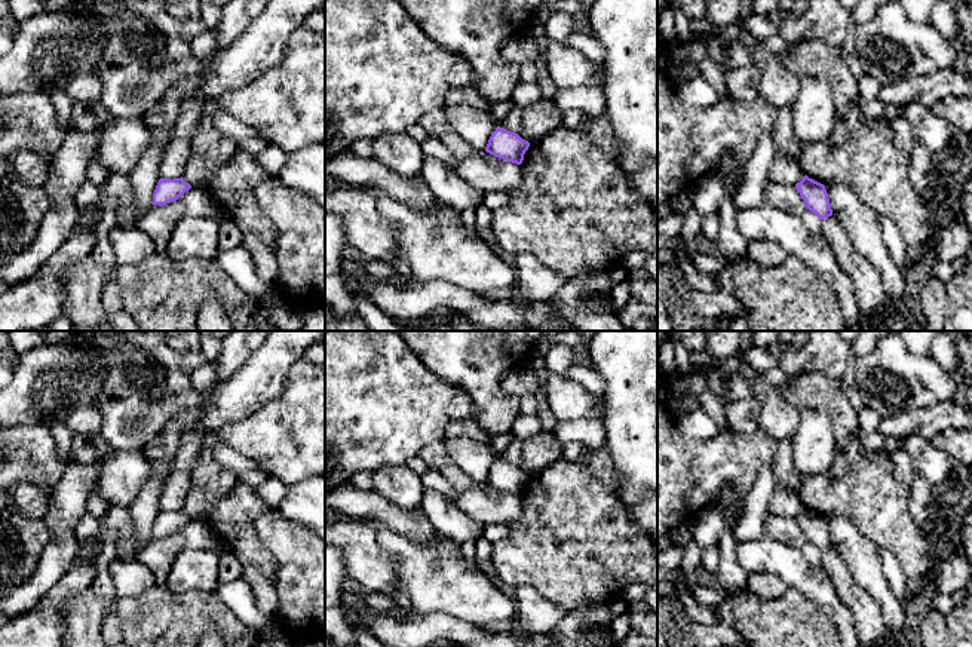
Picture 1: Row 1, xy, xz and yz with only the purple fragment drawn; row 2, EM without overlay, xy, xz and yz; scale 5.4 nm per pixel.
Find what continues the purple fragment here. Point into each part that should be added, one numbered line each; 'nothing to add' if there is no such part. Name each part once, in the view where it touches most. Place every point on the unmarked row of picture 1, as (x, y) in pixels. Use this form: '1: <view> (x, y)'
nothing to add

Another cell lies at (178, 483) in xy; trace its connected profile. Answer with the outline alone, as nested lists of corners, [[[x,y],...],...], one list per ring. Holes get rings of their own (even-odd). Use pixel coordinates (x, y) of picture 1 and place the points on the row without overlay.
[[[174,470],[165,481],[163,491],[159,499],[160,510],[181,510],[191,487],[190,470]]]

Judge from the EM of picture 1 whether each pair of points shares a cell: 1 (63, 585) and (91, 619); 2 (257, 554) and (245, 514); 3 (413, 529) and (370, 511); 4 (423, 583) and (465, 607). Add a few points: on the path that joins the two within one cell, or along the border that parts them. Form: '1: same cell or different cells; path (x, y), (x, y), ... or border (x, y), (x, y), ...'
1: different cells; border (91, 586), (76, 591), (61, 606), (63, 629)
2: same cell; path (247, 543), (245, 524)
3: same cell; path (402, 520), (380, 511)
4: same cell; path (434, 583), (441, 583), (454, 597)

